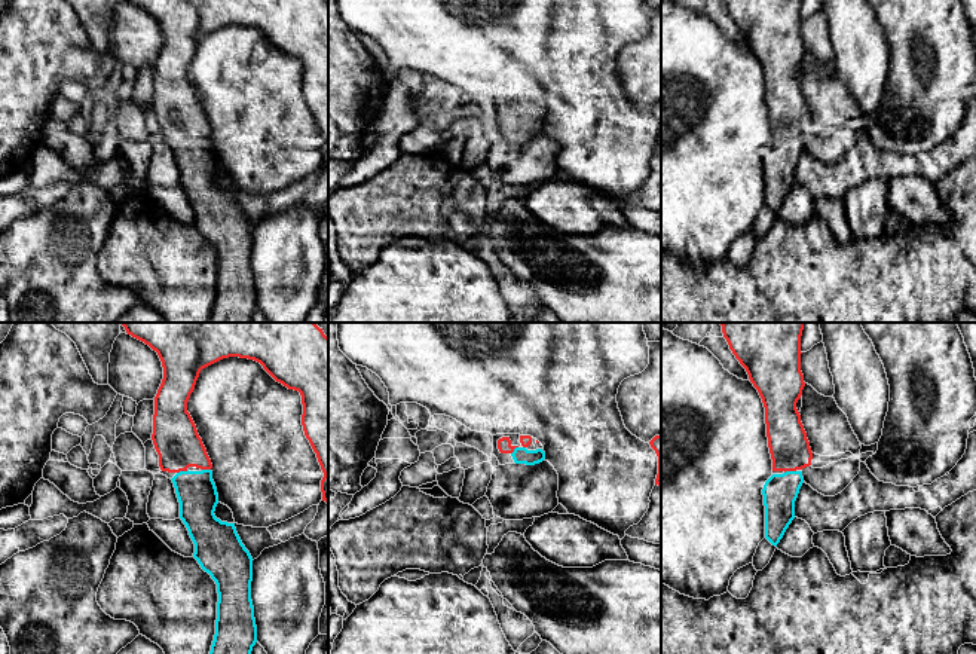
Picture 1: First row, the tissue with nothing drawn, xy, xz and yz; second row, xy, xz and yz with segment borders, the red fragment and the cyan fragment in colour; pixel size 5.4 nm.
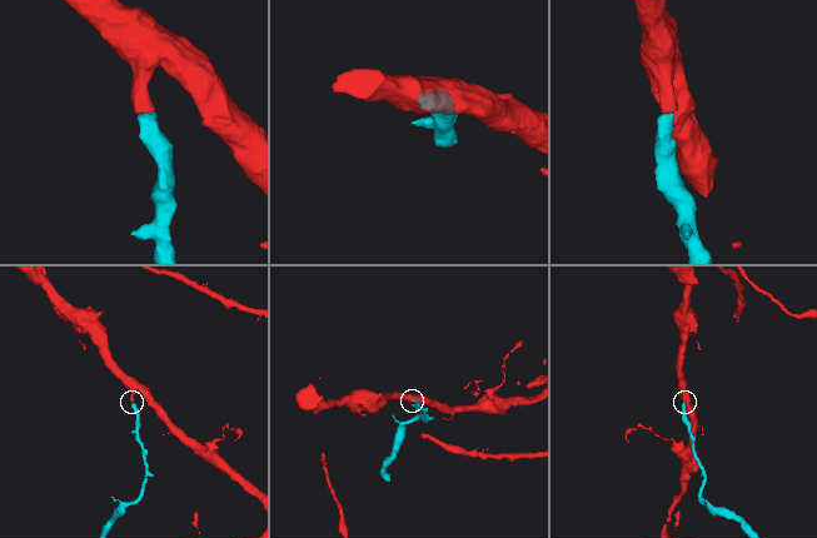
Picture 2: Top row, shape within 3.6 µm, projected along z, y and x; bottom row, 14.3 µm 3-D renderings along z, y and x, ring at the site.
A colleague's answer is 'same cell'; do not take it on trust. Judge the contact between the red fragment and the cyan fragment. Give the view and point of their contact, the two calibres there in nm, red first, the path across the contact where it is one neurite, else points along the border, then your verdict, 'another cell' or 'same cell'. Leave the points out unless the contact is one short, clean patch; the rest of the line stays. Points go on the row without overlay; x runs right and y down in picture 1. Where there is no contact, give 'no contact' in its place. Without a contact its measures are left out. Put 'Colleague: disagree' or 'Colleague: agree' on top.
Colleague: agree
meets red in yz at (789, 137); 220 nm thick on the red side, 190 nm on the other; runs through yz (789, 115), (789, 137), (789, 149), (780, 158); same cell

